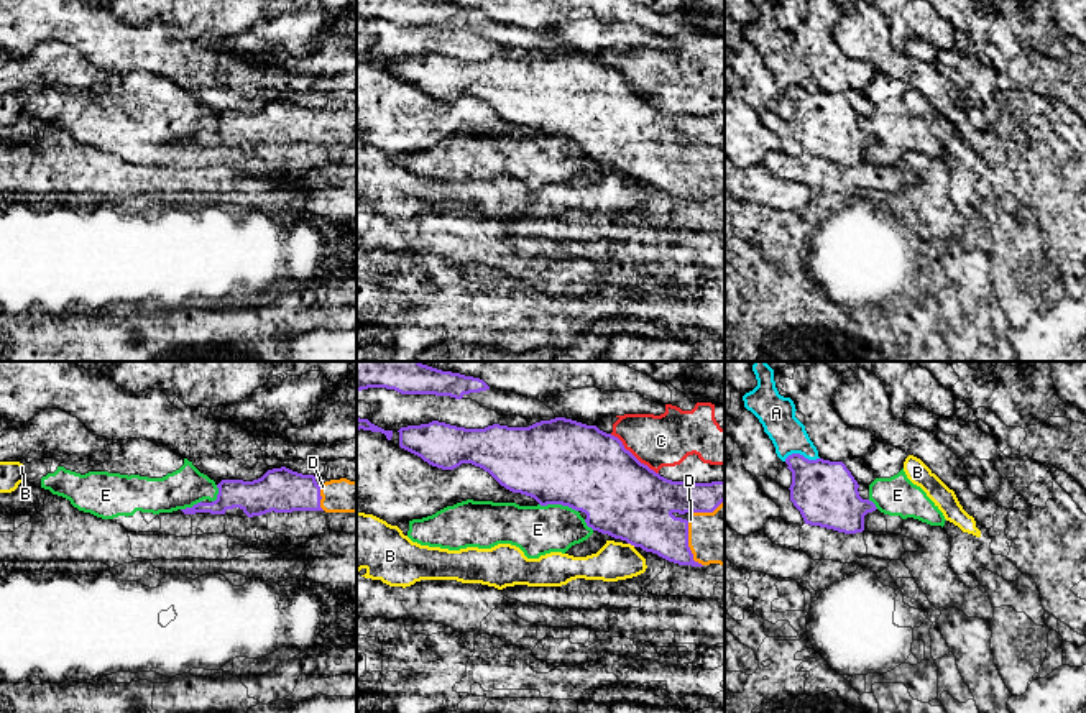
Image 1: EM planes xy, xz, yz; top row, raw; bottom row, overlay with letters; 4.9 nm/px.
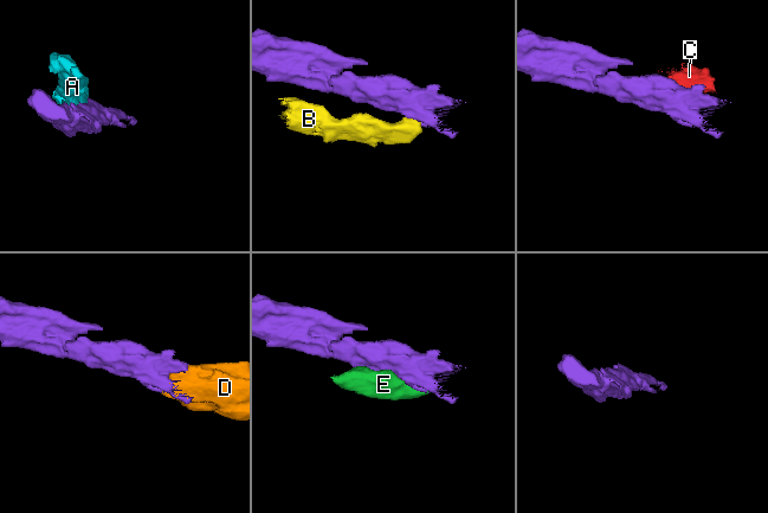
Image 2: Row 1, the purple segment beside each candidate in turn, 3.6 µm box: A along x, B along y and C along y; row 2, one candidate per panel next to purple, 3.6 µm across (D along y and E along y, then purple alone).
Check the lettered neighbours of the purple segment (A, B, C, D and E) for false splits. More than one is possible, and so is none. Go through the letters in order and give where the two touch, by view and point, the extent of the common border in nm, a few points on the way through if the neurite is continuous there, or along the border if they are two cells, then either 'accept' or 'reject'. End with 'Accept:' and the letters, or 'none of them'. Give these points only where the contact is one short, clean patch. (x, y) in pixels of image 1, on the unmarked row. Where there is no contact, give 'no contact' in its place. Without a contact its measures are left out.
A: yz (800, 87) | 180 nm | reject
B: xz (631, 176) | 40 nm | along xz (628, 174), (635, 178) | reject
C: xz (631, 86) | 300 nm | along xz (610, 66), (658, 105) | reject
D: xz (687, 176) | 240 nm | accept
E: xz (559, 135) | 200 nm | reject
Accept: D

